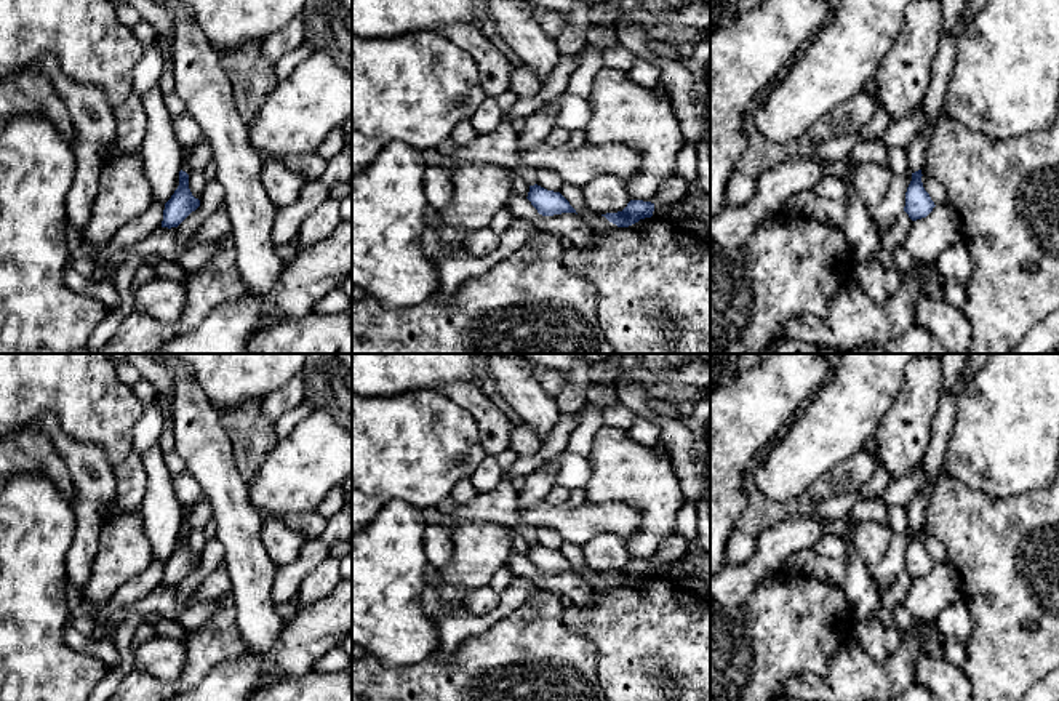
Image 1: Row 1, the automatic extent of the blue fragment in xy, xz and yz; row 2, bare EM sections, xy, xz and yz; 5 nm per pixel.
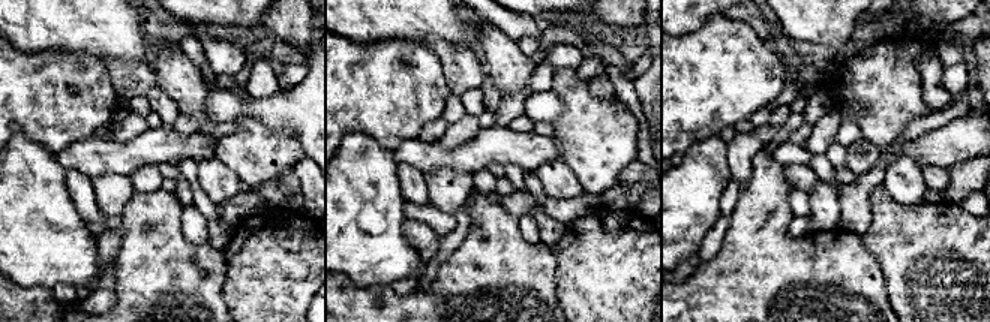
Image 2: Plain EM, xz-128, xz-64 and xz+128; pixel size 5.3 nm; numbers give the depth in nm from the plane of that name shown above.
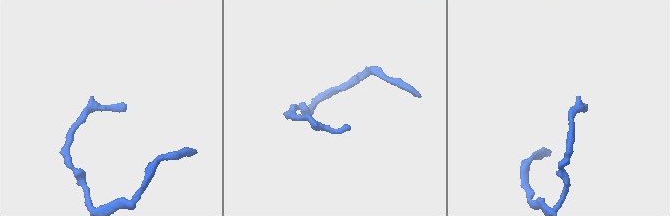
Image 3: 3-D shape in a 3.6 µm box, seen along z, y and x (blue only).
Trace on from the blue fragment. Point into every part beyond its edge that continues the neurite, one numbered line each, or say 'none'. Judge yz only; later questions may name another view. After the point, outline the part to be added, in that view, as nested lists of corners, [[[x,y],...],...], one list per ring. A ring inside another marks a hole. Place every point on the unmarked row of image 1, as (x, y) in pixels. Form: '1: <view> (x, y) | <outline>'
1: yz (944, 416) | [[[957,391],[942,392],[937,402],[937,411],[931,424],[931,439],[921,469],[926,472],[926,482],[923,488],[905,506],[909,527],[915,531],[923,527],[926,509],[931,498],[931,485],[944,475],[942,463],[947,451],[947,442],[953,426],[957,413]]]

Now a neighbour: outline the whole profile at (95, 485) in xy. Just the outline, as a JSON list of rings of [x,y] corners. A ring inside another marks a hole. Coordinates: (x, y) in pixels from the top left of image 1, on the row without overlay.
[[[43,413],[40,426],[64,459],[75,491],[75,533],[66,555],[66,575],[82,594],[90,579],[109,507],[117,498],[114,467],[99,445],[70,439],[54,413]]]

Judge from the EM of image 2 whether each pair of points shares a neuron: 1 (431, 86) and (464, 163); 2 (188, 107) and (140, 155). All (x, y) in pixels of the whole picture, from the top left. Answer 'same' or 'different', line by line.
1: different
2: different

